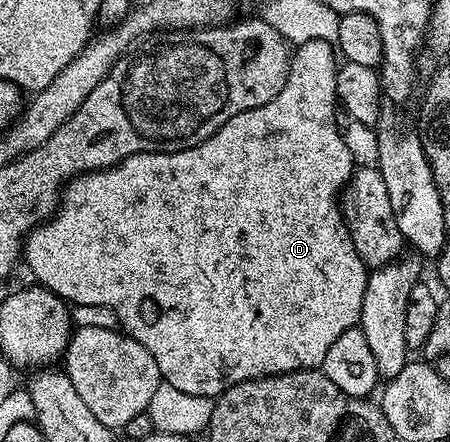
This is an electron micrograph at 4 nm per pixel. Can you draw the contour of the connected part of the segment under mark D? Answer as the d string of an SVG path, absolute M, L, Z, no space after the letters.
M320 39L308 40L305 43L297 45L294 53L291 55L288 63L288 75L286 76L286 84L282 88L282 92L278 92L278 96L274 96L274 100L270 100L270 104L262 104L258 108L250 108L246 112L238 112L238 116L234 116L230 120L226 120L222 124L222 128L218 128L218 132L214 132L204 142L200 142L196 146L191 146L185 150L178 152L170 152L162 154L160 152L150 152L149 154L132 154L126 160L122 160L117 166L110 166L106 170L92 170L88 174L80 174L77 178L73 178L71 182L65 185L61 195L60 204L56 207L55 214L46 222L40 223L28 235L23 247L22 258L32 269L32 274L37 283L44 289L54 292L58 297L63 298L65 302L76 306L112 306L112 310L116 313L116 318L121 322L123 333L129 338L138 340L138 344L142 344L142 348L146 348L146 352L150 352L150 356L154 356L154 364L158 364L161 379L167 385L178 388L178 392L190 392L194 396L206 396L215 399L224 393L229 386L245 382L246 380L254 380L255 378L266 378L269 374L289 374L292 370L315 370L323 367L326 360L326 352L330 352L330 344L334 344L334 340L338 340L338 336L342 336L342 332L346 332L351 326L357 325L360 321L360 313L362 312L362 304L364 303L364 293L366 292L366 284L368 283L369 267L358 256L358 252L354 248L354 244L350 240L350 232L348 226L344 222L344 211L340 208L340 199L344 185L352 178L354 163L352 163L352 154L348 151L348 146L344 143L342 135L336 131L336 110L338 114L338 103L336 101L336 71L338 69L338 54L334 46L329 42L323 42Z

